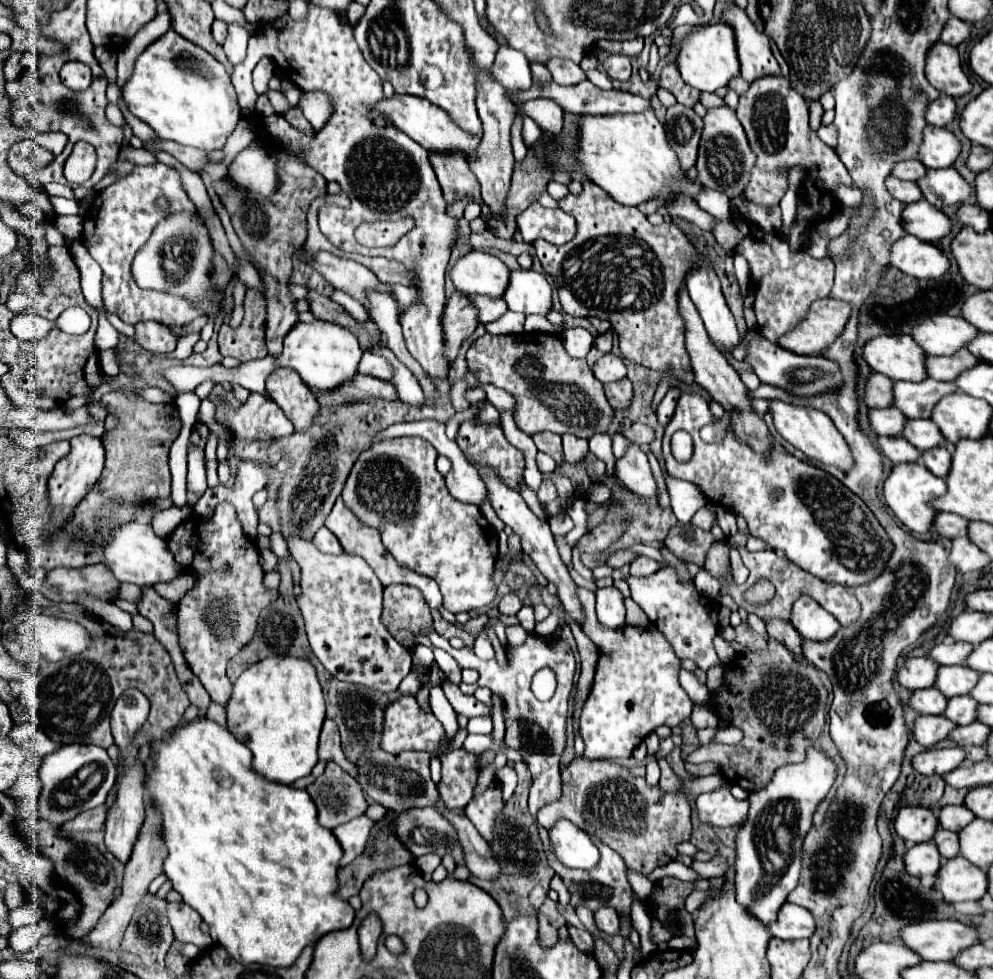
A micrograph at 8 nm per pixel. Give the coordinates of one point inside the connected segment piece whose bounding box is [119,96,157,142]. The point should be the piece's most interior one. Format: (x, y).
(140, 129)

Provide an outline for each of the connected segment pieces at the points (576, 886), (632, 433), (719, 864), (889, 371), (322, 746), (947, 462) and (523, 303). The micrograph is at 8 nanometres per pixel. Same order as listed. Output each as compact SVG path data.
M537 822L537 830L539 830L539 838L543 842L543 850L545 850L545 856L547 856L549 866L555 870L555 874L561 876L561 880L565 882L565 886L571 892L571 906L573 908L585 906L591 912L597 912L599 908L609 906L609 908L617 910L617 914L621 914L621 916L627 916L631 912L631 904L633 904L635 892L633 892L633 888L629 884L629 878L627 878L627 866L625 866L623 858L615 850L609 850L607 846L601 844L601 862L599 862L599 866L595 870L589 870L589 872L587 870L573 870L573 868L563 866L555 858L553 846L551 846L551 840L549 840L549 832L543 826L539 826L539 822Z
M631 424L631 428L619 428L619 434L627 436L629 440L633 440L635 444L651 444L655 440L655 430L647 424Z
M715 856L709 862L693 862L693 870L701 874L701 878L709 876L725 876L729 872L729 864L723 856Z
M883 336L867 342L863 348L867 364L891 380L923 382L927 378L927 354L911 336Z
M331 718L325 720L323 730L321 730L321 738L319 738L319 760L323 760L323 762L335 762L345 772L349 772L353 778L357 778L355 764L351 764L345 758L345 754L341 750L341 742L339 742L339 730L337 730L337 726L335 726L335 722Z
M935 448L923 452L923 464L939 478L947 478L947 472L951 468L951 454L947 448Z
M515 270L511 272L511 282L507 292L503 294L509 310L529 314L547 316L553 306L551 286L547 278L535 270Z

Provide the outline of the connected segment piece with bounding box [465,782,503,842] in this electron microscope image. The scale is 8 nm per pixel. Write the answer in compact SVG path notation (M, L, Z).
M495 782L481 796L475 796L465 808L467 818L475 824L477 832L487 842L493 840L495 820L501 814L501 810L503 810L503 800L501 800L501 794L499 794L499 786L495 786Z

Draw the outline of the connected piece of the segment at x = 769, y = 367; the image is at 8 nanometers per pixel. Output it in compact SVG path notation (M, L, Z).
M747 332L741 336L741 340L749 340L747 348L747 362L753 366L755 374L759 376L761 384L769 384L775 388L783 388L793 396L799 398L811 398L815 394L825 394L831 390L837 390L843 386L843 376L839 370L839 364L833 360L827 360L825 356L801 356L791 350L781 348L779 344L771 344L757 332Z

